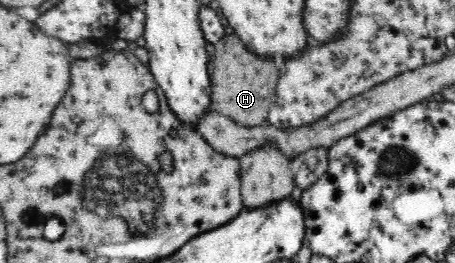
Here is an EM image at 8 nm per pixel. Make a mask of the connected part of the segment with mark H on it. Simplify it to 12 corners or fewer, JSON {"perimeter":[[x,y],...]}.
{"perimeter":[[235,33],[214,45],[214,110],[266,124],[279,76]]}

